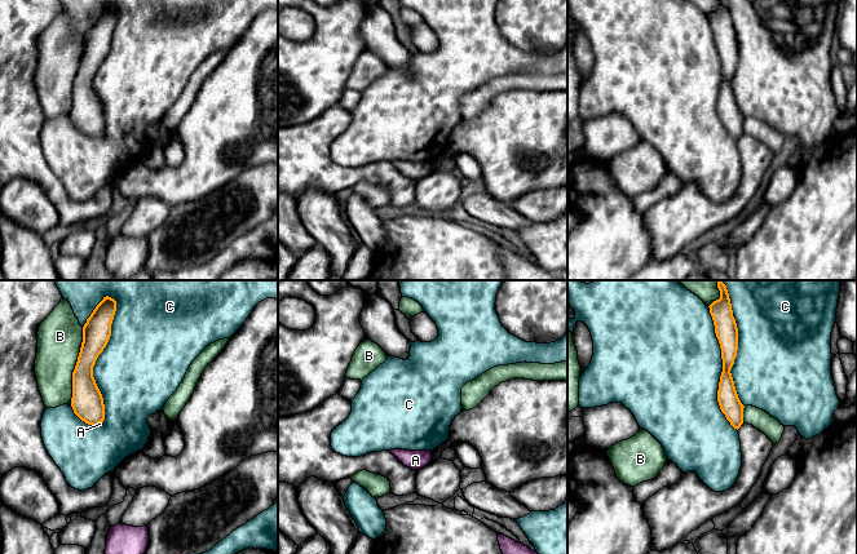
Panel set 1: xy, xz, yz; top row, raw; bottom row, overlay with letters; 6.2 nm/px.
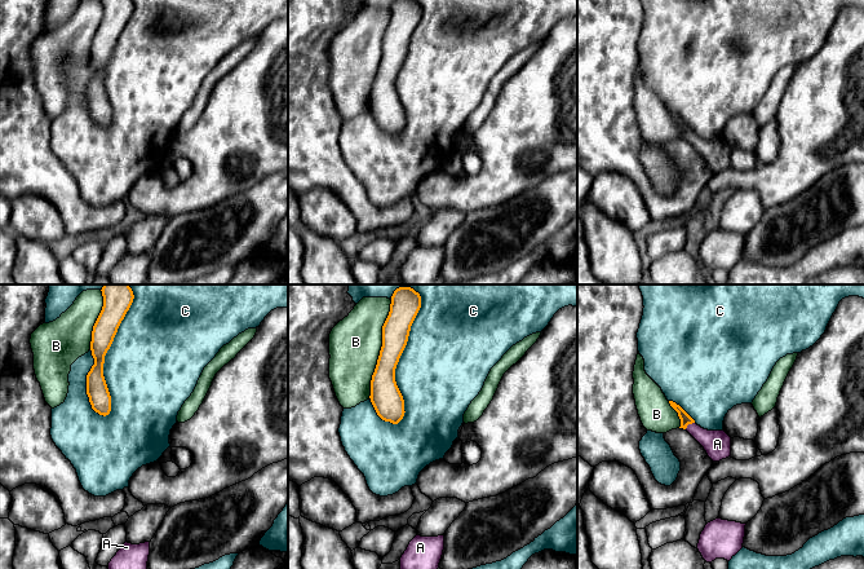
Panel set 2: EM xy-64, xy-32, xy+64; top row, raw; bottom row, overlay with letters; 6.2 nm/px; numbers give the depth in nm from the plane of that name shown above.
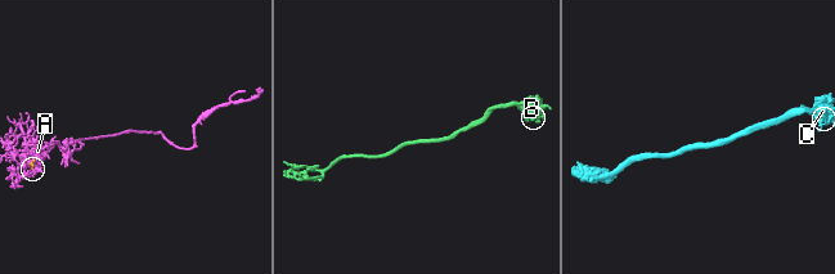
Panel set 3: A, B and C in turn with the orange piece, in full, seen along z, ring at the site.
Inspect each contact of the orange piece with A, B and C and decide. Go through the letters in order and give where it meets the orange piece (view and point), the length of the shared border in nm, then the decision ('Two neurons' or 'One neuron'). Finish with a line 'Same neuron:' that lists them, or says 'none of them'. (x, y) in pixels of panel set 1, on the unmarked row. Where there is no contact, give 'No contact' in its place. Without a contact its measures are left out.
A: Touches orange at xy (98, 133). Shared border 50 nm. One neuron
B: Touches orange at xy (75, 76). Shared border 500 nm. Two neurons
C: Touches orange at xy (97, 67). Shared border 800 nm. Two neurons
Same neuron: A

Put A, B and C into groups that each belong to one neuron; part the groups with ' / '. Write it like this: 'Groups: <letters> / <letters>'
Groups: A / B / C

